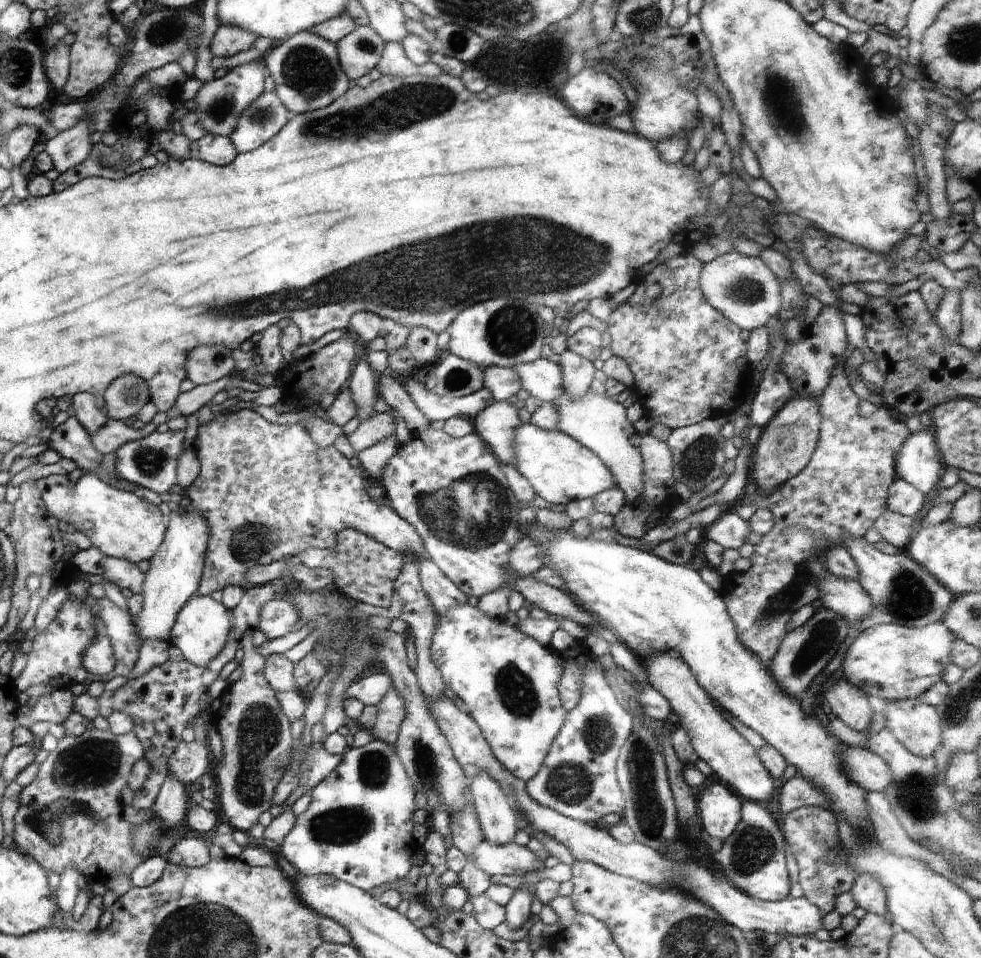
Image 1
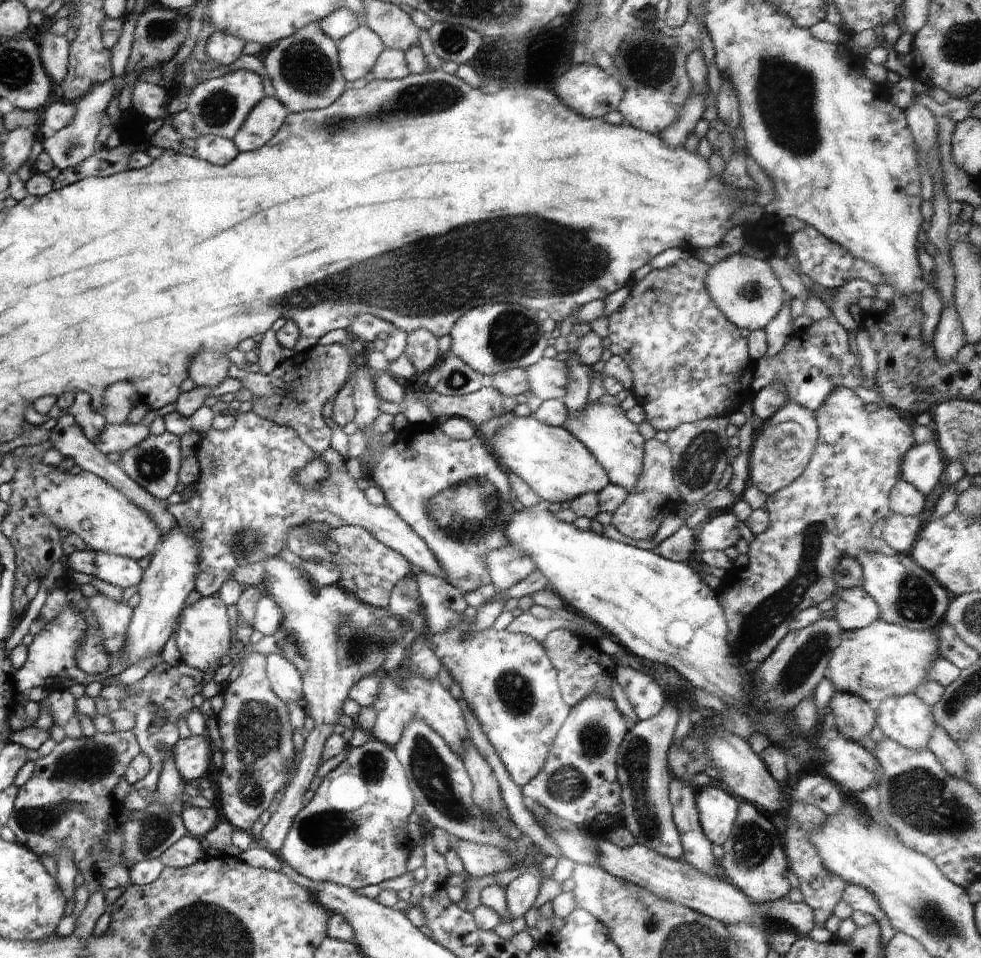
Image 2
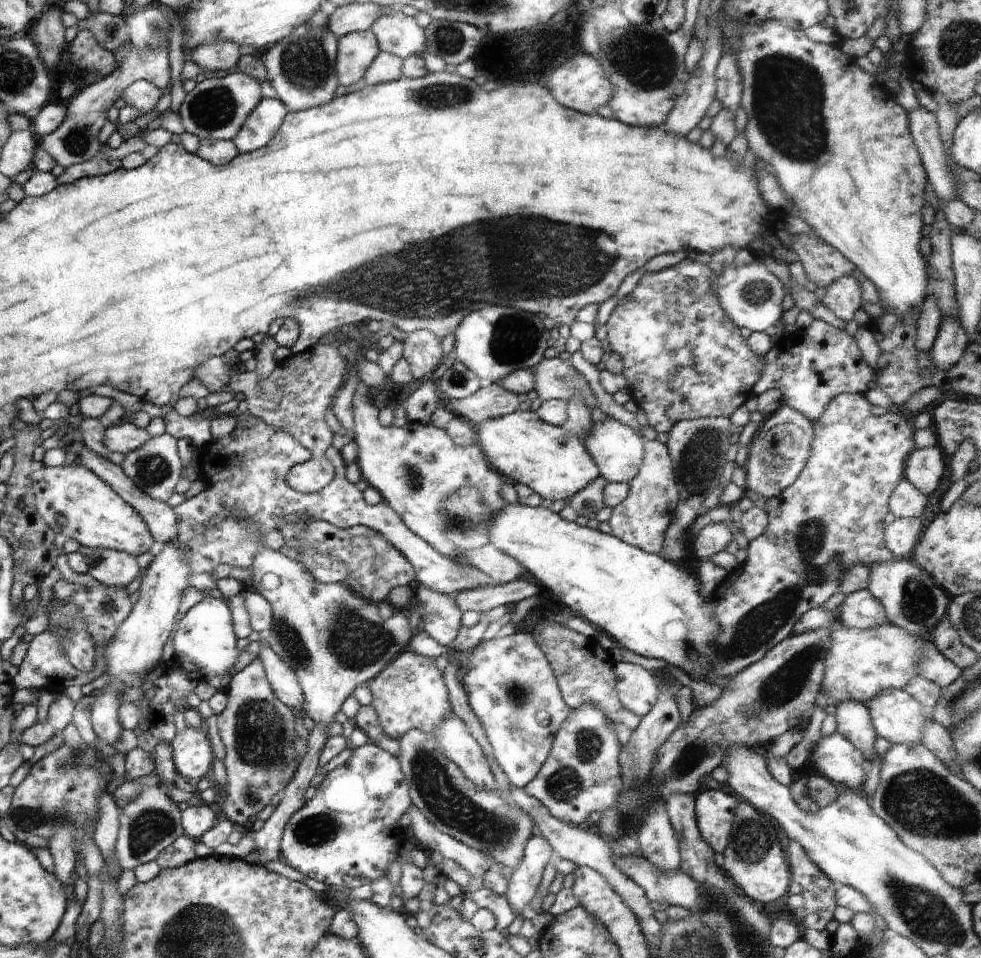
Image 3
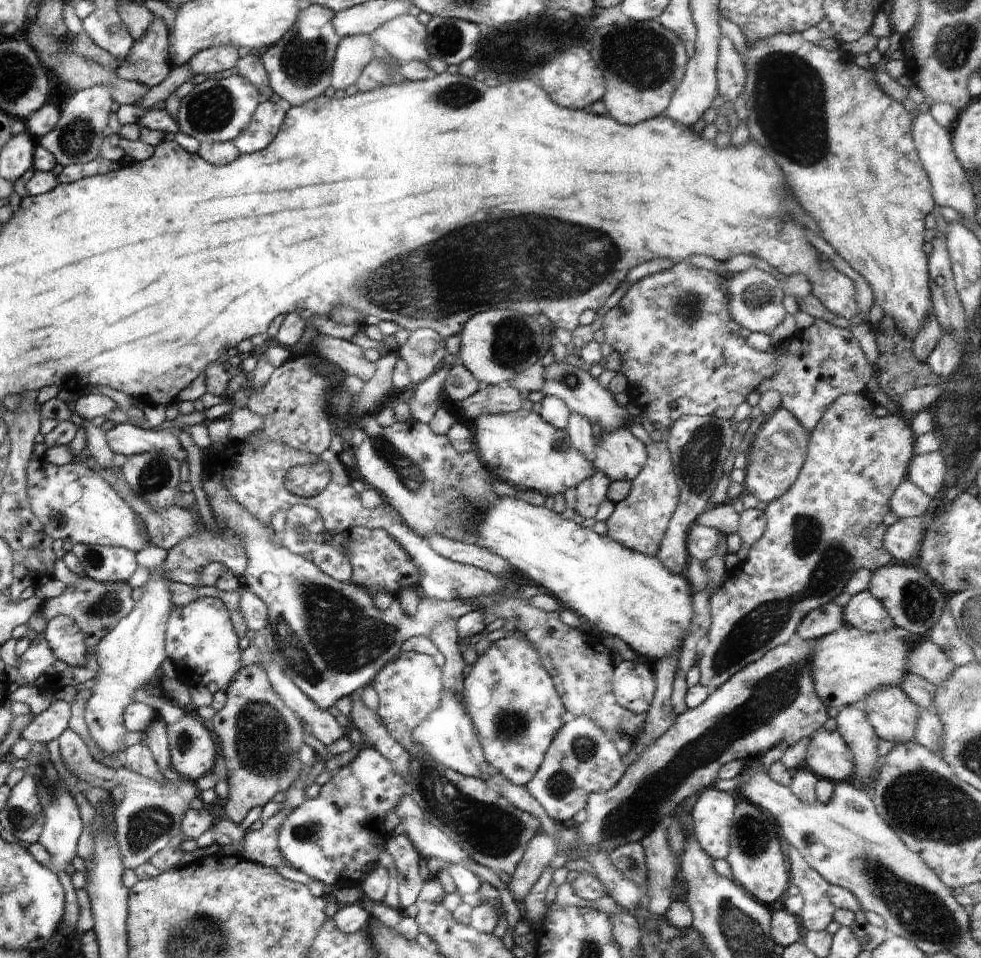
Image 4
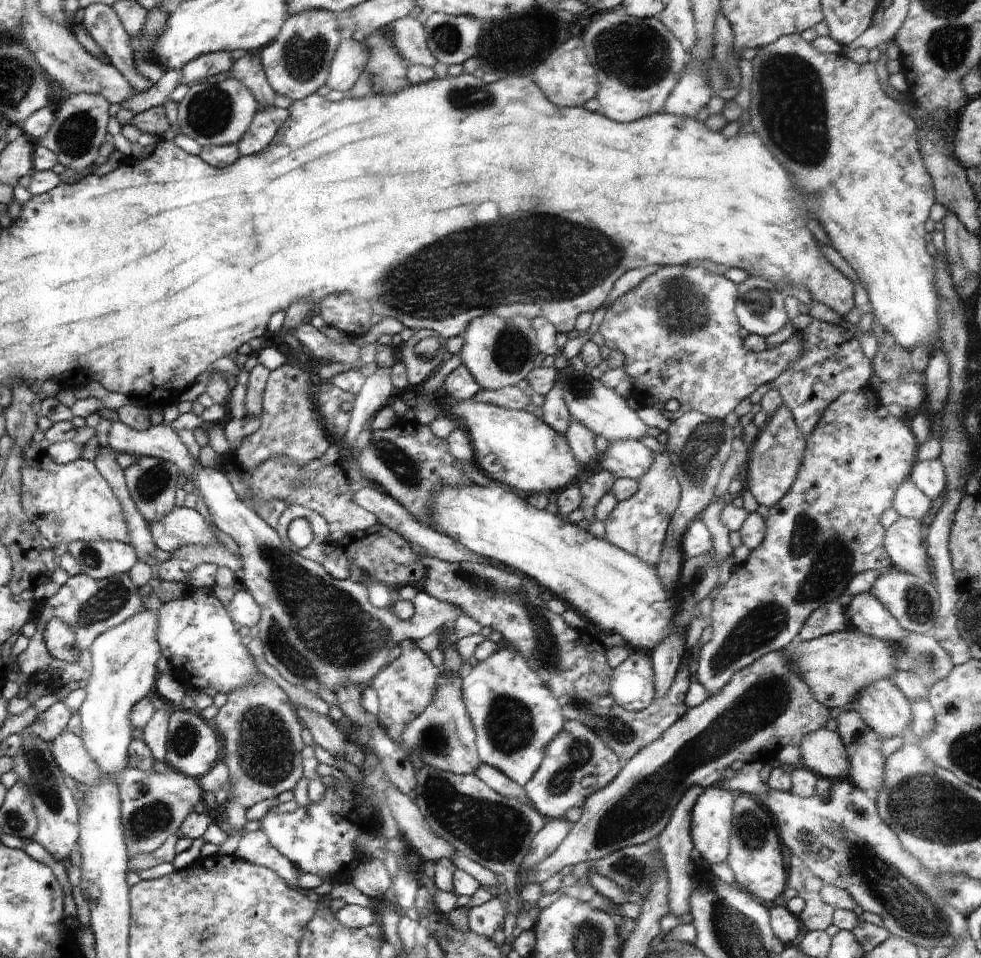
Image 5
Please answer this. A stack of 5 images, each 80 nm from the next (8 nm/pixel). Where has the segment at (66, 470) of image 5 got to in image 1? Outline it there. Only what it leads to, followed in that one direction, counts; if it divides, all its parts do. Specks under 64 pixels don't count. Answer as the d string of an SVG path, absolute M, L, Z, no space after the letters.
M83 472L75 483L66 475L50 475L34 481L34 488L39 497L45 500L48 512L57 518L61 526L73 524L90 538L92 546L99 548L108 557L138 564L154 557L164 543L169 516L144 500L140 493L112 488L95 473Z

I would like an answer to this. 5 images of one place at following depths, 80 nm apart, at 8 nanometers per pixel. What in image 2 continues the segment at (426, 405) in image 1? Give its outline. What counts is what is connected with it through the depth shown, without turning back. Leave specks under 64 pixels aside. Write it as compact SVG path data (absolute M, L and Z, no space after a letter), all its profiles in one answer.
M480 387L476 392L462 395L441 395L436 391L420 392L419 396L429 404L436 421L439 418L460 417L480 426L490 417L513 412L516 397L505 397L498 389Z

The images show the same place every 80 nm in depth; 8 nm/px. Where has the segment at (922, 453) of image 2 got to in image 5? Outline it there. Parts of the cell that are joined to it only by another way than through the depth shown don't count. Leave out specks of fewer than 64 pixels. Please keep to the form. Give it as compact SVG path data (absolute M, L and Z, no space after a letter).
M938 458L917 461L908 479L930 501L938 498L947 486L945 469Z

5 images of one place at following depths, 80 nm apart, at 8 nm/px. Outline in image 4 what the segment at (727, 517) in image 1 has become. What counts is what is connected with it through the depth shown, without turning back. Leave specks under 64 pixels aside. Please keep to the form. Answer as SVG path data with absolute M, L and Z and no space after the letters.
M694 523L686 538L686 550L690 558L708 561L716 554L718 542L725 538L718 530Z

